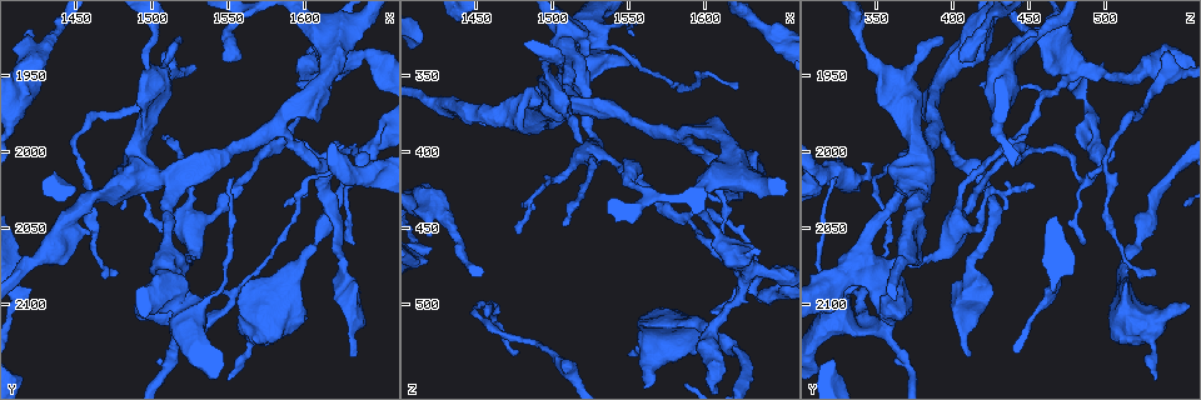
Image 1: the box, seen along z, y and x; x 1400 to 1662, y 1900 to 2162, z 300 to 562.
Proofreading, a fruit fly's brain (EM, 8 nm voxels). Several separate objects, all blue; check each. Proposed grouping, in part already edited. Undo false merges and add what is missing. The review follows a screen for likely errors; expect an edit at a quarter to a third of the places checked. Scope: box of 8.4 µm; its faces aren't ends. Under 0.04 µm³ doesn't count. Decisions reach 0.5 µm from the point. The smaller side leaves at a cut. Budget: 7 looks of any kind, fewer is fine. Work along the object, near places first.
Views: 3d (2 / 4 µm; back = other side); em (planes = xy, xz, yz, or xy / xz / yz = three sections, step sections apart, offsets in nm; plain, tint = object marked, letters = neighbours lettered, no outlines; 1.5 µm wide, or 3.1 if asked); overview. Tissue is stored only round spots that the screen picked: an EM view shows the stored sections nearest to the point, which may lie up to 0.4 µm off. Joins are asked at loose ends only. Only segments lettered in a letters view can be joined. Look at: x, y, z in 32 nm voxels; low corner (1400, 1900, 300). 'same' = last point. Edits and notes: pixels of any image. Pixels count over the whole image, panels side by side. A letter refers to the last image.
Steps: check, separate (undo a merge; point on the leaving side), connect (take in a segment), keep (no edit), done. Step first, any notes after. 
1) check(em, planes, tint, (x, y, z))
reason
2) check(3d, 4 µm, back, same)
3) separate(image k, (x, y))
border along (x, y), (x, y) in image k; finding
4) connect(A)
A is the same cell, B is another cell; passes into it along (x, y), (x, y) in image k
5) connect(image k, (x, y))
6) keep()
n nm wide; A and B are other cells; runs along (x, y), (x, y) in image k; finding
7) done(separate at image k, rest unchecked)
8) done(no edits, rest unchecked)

check(3d, 2 µm, (1632, 2014, 494))
abrupt turn

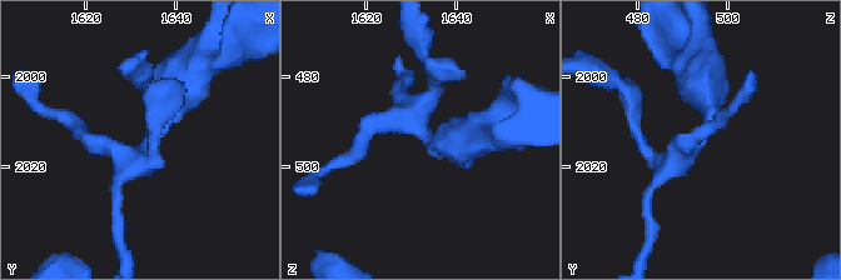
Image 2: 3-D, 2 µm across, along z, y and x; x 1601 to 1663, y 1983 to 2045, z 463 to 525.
check(em, planes, letters, (1633, 2013, 494))

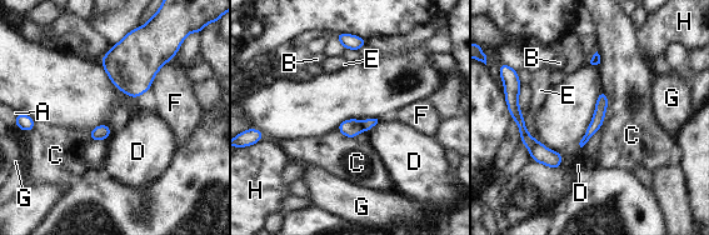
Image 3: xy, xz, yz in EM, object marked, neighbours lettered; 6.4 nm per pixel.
separate(image 3, (350, 128))
A, B, C, D, E, F, G and H are other cells; border along (360, 121), (363, 130) in image 3; a second cell is stuck on

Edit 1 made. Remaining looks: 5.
check(overview)
redraw

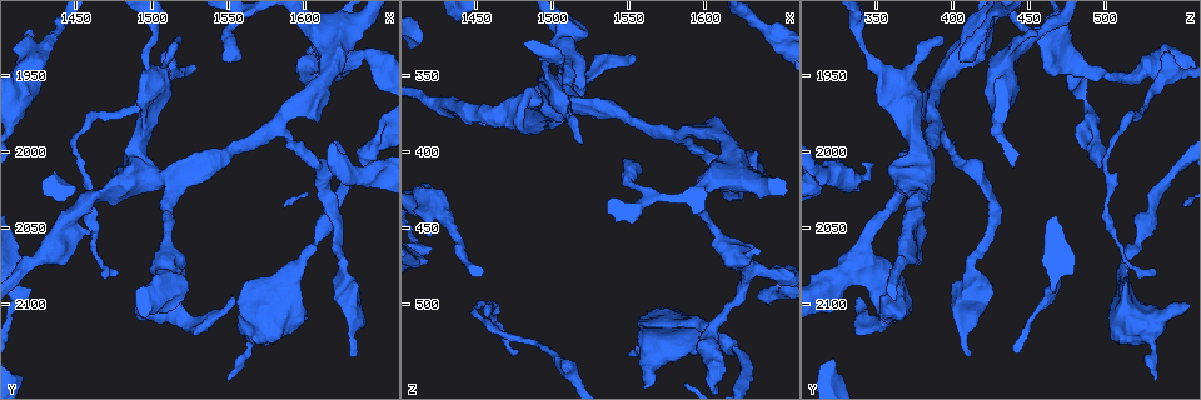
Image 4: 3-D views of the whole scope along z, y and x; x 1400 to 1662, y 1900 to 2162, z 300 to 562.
check(3d, 2 µm, (1476, 2078, 530))
free end

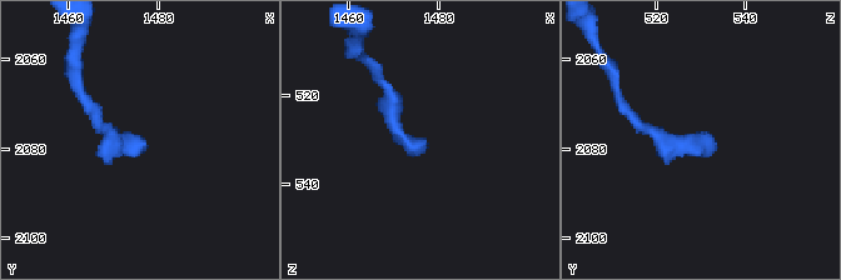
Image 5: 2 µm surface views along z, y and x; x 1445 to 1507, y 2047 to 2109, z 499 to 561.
check(em, planes, letters, (1477, 2077, 530))

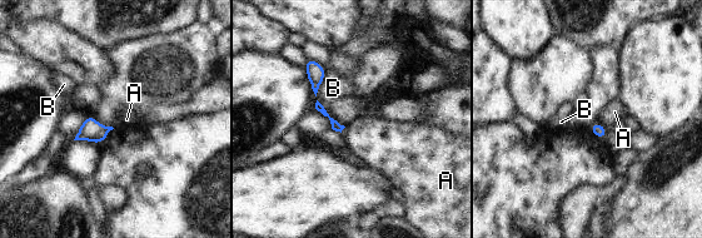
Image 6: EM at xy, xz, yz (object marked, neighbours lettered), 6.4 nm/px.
keep()
70 nm wide; A and B are other cells; border along (596, 122), (607, 133) in image 6; none of them fits

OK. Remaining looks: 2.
check(em, planes, tint, (1554, 2096, 338))

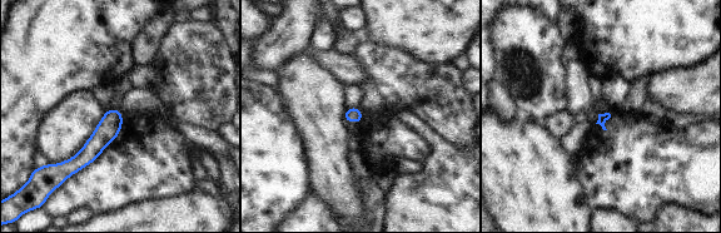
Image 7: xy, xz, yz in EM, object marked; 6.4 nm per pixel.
check(em, planes, letters, same)
what lies round it

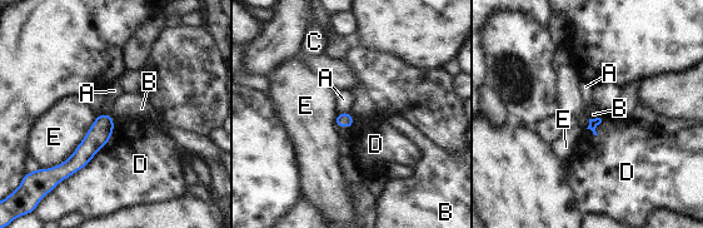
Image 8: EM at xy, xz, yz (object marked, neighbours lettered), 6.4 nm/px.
keep()
D touches over 550 nm; A, B, C, D and E are other cells; no lettered segment goes on from it

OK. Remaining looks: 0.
done(separate at image 3, rest unchecked)

